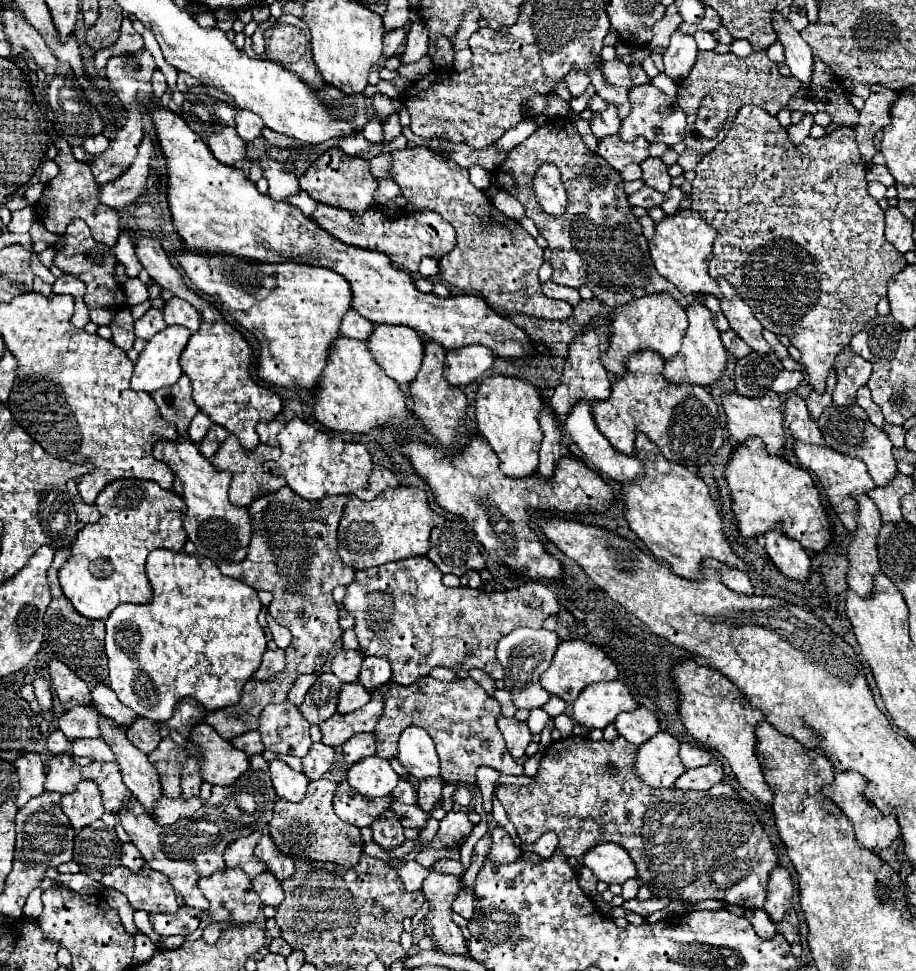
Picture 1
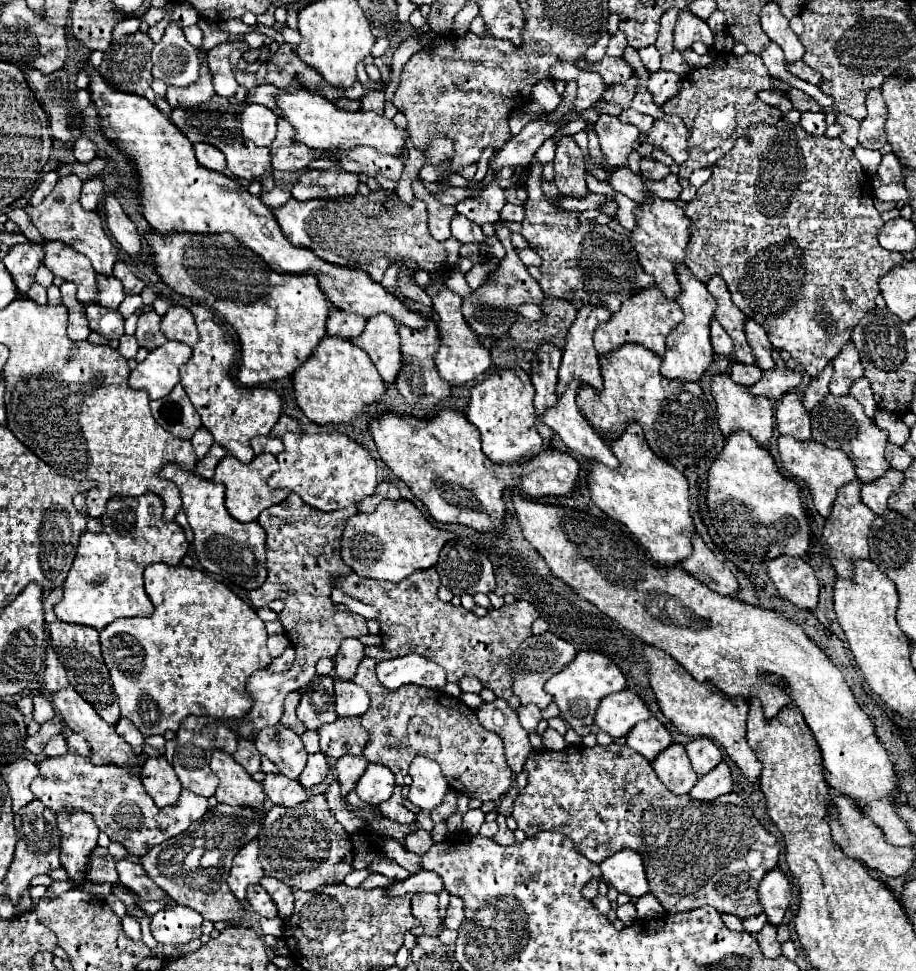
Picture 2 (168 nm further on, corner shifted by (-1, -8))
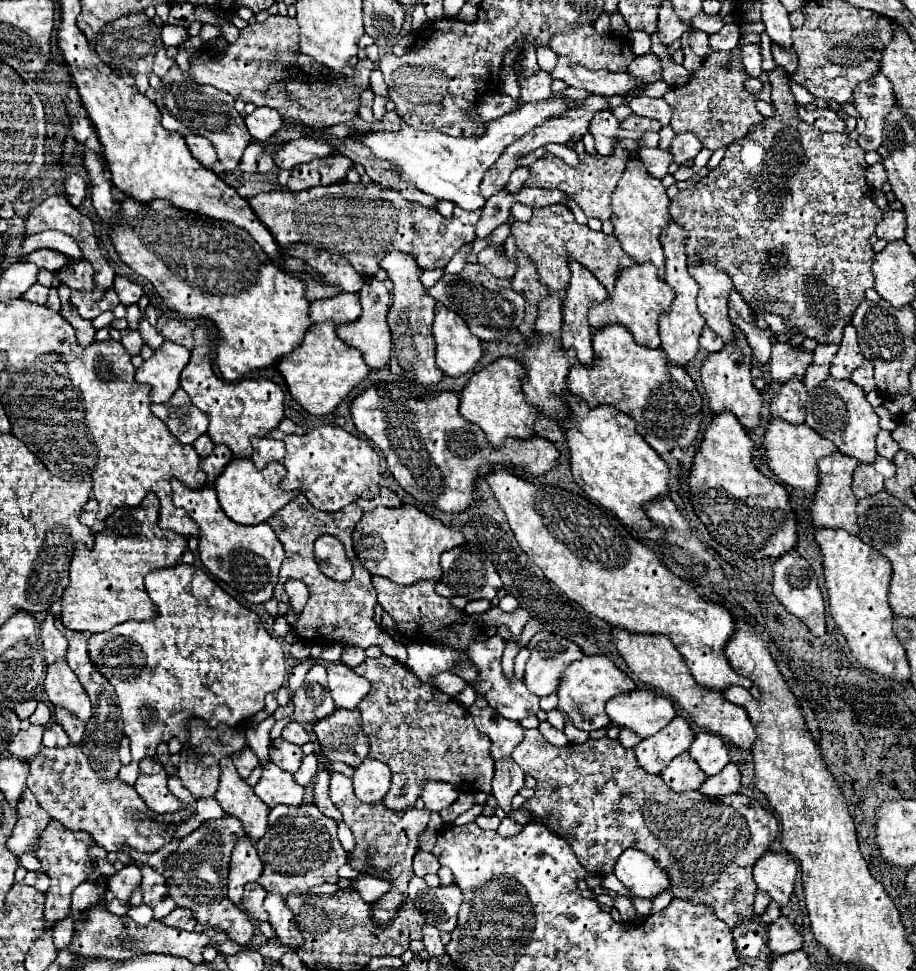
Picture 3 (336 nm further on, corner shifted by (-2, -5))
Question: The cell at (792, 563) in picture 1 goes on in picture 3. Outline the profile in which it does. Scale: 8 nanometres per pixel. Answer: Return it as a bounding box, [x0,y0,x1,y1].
[774,554,826,636]

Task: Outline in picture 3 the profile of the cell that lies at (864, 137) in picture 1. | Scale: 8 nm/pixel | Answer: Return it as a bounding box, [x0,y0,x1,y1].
[854,72,894,150]

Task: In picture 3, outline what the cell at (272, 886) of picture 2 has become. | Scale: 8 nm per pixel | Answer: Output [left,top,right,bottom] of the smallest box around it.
[264,894,302,950]

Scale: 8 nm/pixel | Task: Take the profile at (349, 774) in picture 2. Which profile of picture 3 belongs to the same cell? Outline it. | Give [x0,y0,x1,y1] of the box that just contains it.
[330,774,430,928]

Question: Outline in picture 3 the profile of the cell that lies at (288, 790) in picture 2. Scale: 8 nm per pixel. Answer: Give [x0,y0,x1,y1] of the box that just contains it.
[254,762,304,808]

